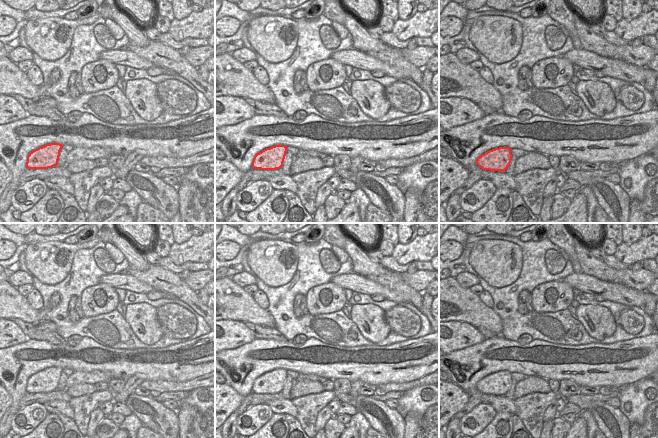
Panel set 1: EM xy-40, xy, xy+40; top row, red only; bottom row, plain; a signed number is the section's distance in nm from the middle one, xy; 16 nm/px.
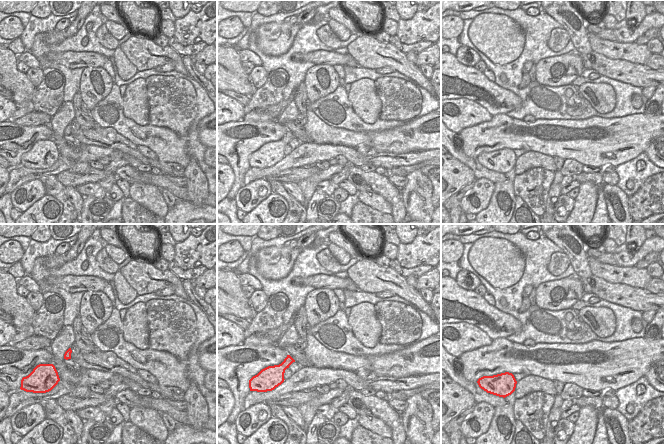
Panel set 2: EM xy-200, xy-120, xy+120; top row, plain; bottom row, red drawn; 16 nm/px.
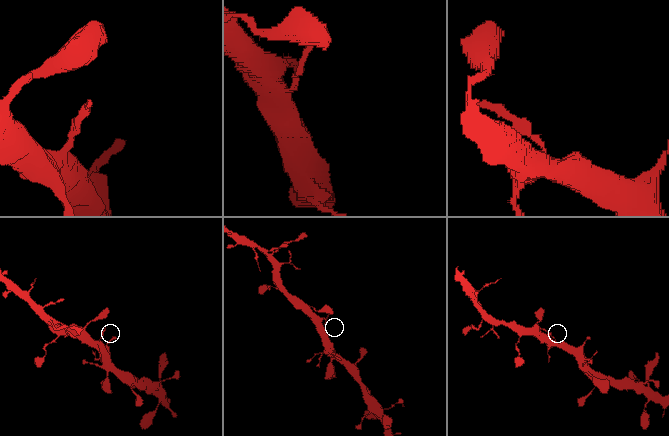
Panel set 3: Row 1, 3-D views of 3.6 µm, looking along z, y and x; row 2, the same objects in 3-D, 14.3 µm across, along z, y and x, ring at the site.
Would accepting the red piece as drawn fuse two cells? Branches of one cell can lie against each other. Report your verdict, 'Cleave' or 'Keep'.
Keep

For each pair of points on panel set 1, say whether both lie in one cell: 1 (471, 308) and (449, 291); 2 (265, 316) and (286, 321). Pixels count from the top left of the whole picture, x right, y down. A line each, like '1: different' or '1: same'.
1: same
2: different

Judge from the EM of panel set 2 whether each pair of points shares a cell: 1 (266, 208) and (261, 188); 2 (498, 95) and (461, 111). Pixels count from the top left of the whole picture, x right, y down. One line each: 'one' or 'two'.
1: two
2: two

